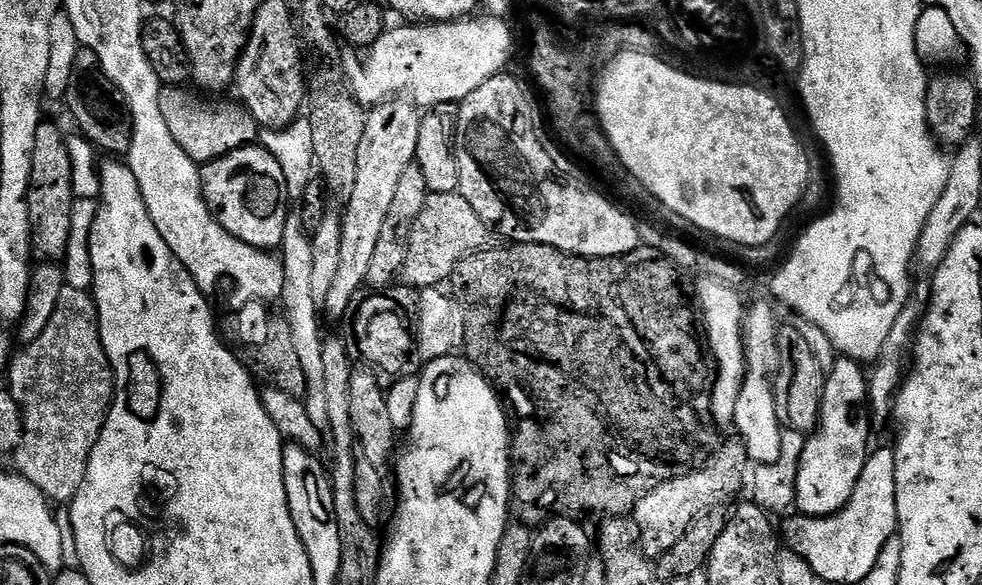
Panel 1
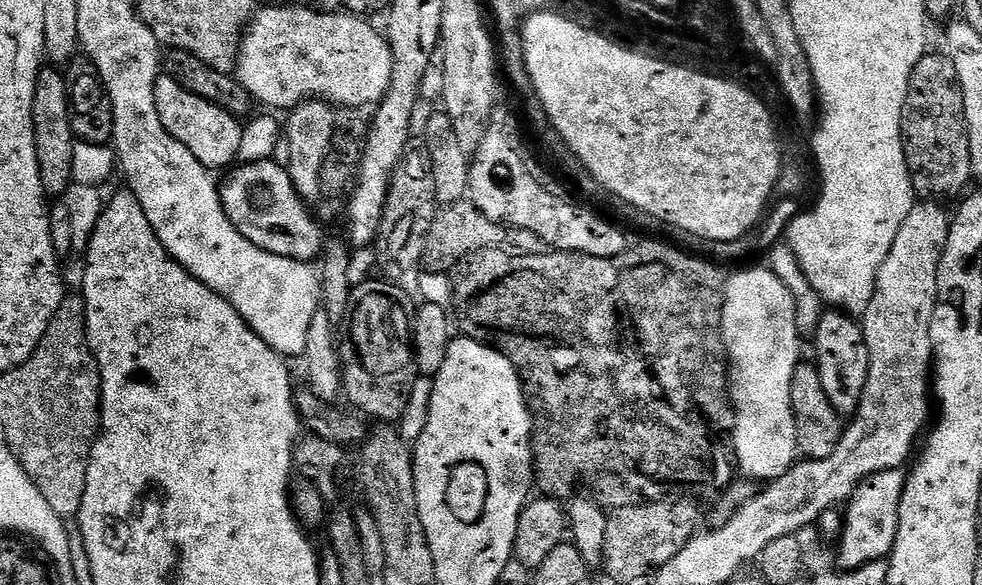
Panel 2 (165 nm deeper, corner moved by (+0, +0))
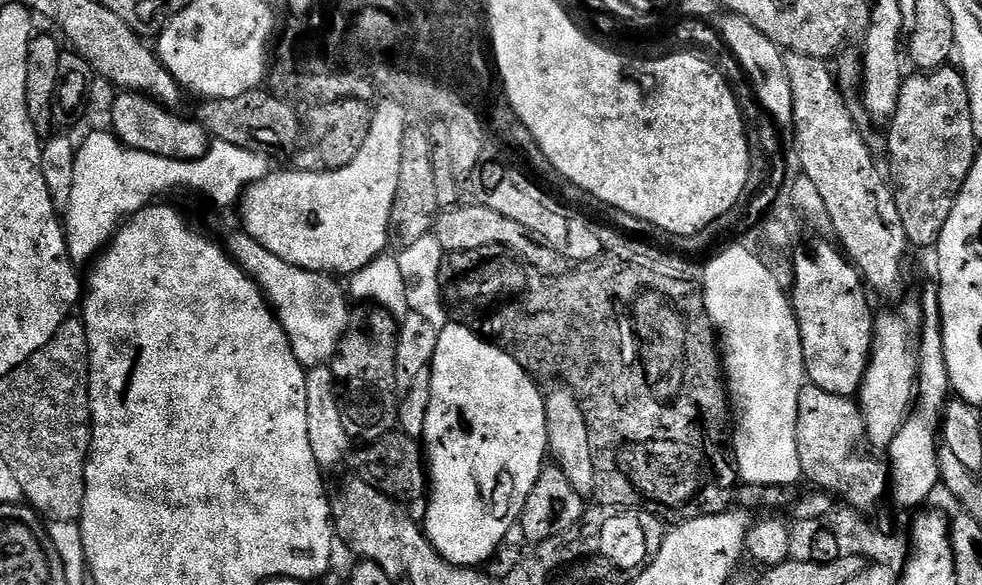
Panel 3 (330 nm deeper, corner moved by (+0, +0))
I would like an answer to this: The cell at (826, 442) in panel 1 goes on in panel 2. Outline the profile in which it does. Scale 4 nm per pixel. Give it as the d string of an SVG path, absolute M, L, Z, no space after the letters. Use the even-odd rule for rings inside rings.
M828 310L823 313L820 325L814 337L816 357L814 363L820 371L822 390L826 390L826 398L830 398L830 406L842 418L856 415L856 407L860 405L862 390L866 390L868 377L868 347L864 341L863 327L846 312Z

